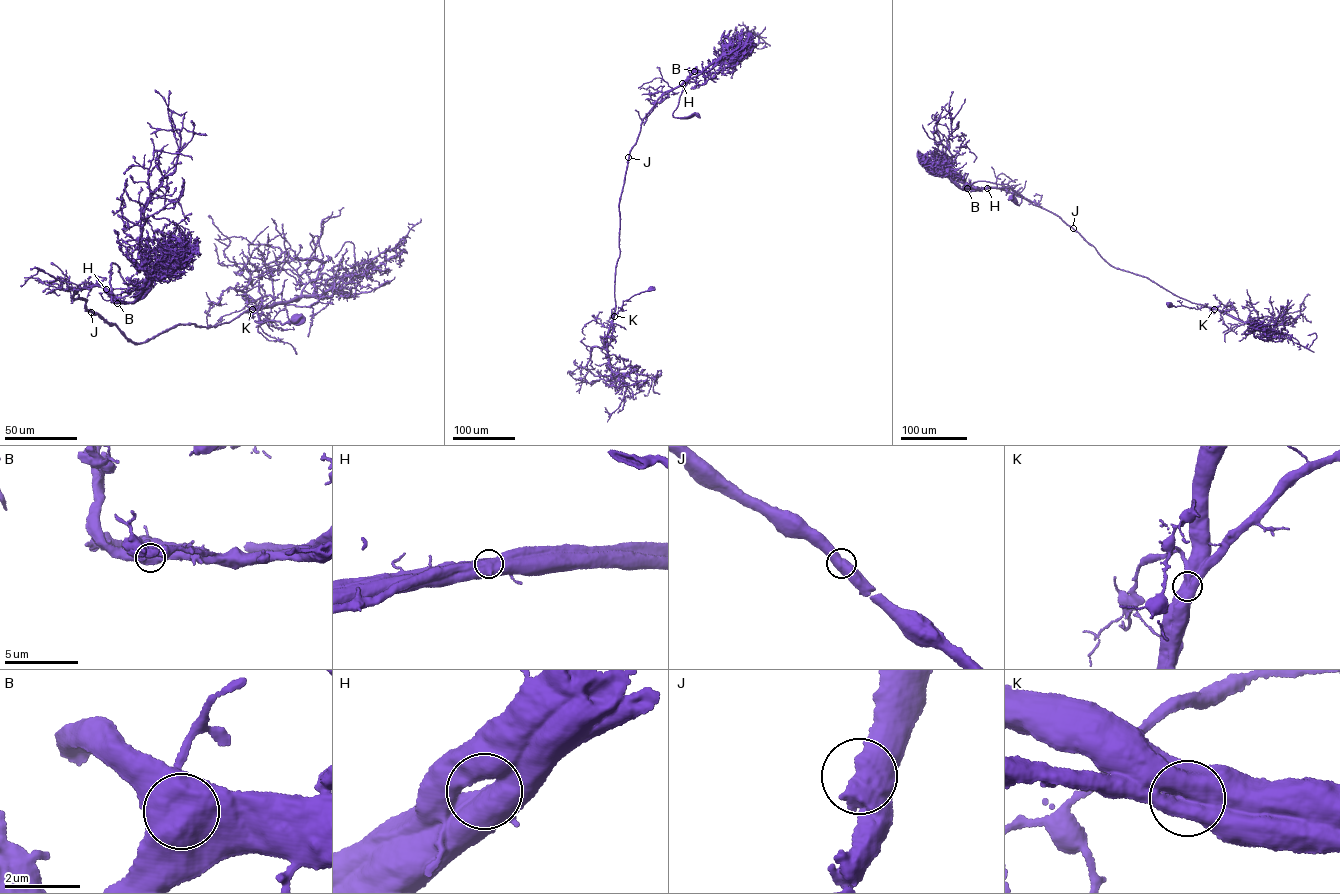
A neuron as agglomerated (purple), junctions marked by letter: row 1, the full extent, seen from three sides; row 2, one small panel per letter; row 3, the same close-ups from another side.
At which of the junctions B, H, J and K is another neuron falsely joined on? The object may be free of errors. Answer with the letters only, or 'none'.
H

